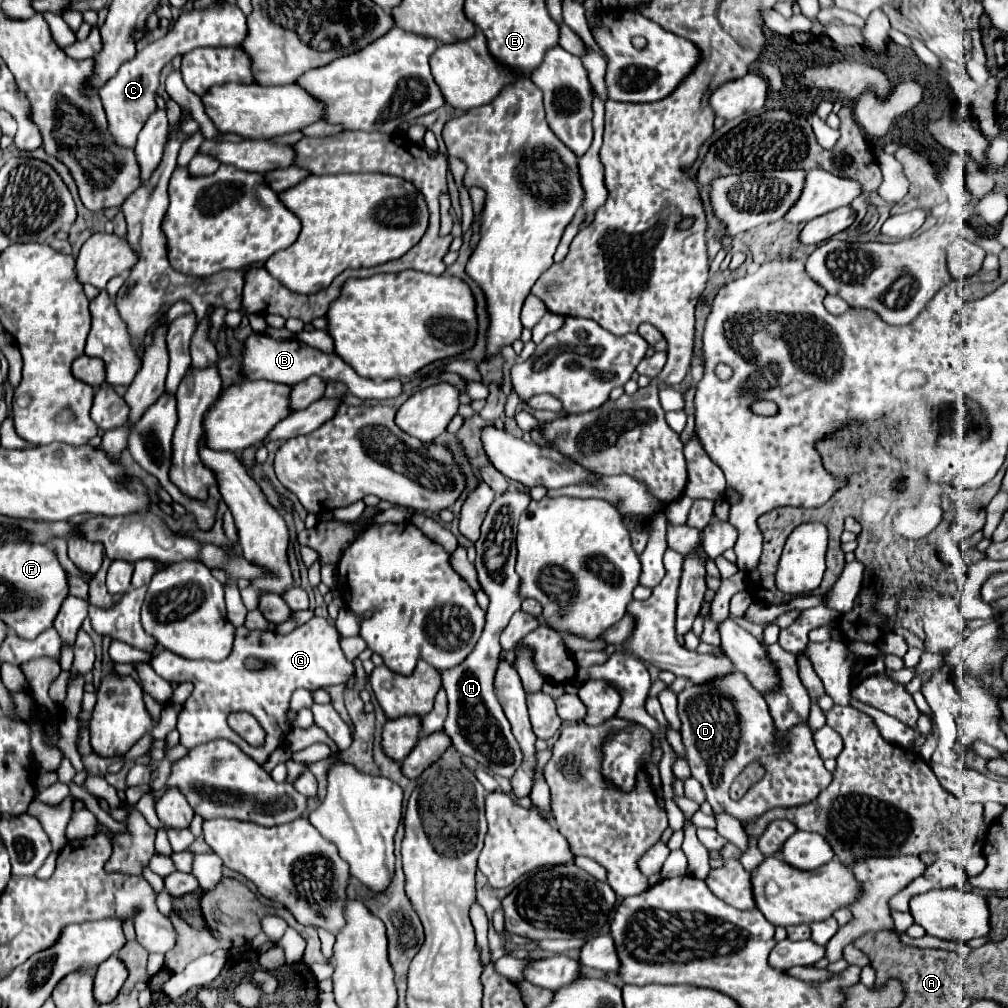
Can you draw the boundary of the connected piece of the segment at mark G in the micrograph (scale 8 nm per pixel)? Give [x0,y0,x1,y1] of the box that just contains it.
[150,616,354,764]

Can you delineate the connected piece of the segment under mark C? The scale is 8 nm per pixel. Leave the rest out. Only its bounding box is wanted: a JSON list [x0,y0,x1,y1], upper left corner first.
[98,2,248,148]

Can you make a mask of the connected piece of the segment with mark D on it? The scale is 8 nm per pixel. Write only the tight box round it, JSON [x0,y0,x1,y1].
[678,670,832,822]

